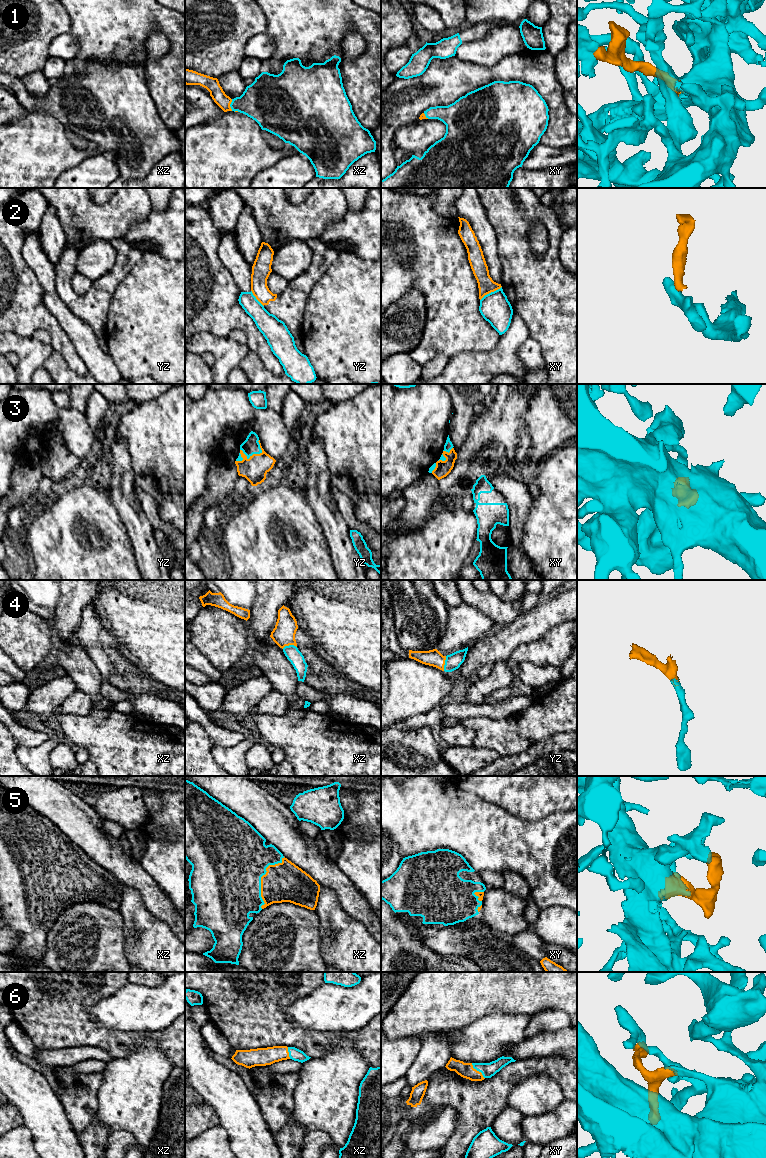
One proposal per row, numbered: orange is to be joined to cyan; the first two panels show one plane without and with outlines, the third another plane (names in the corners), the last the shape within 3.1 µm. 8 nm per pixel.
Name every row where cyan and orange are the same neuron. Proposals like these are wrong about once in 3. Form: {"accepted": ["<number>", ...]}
{"accepted": ["1", "3", "4", "5", "6"]}

